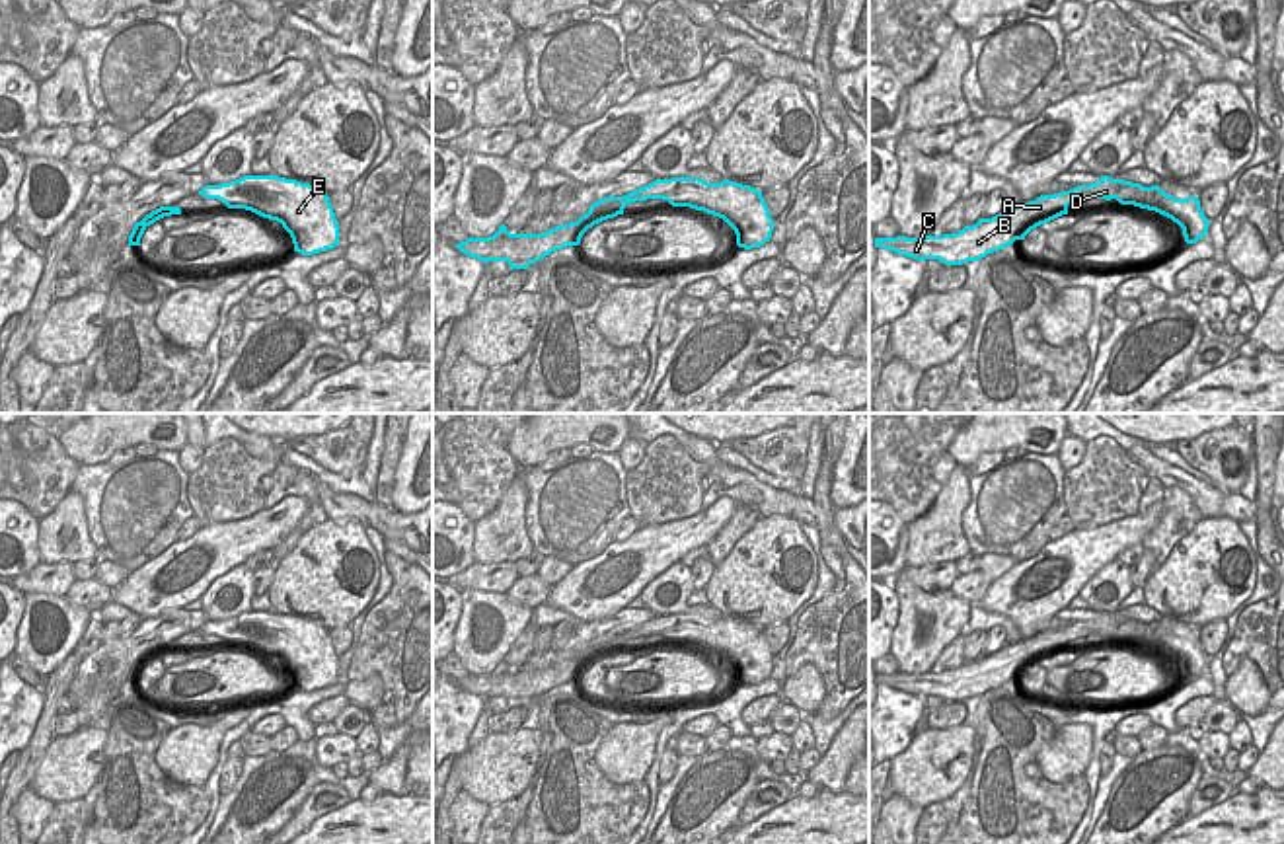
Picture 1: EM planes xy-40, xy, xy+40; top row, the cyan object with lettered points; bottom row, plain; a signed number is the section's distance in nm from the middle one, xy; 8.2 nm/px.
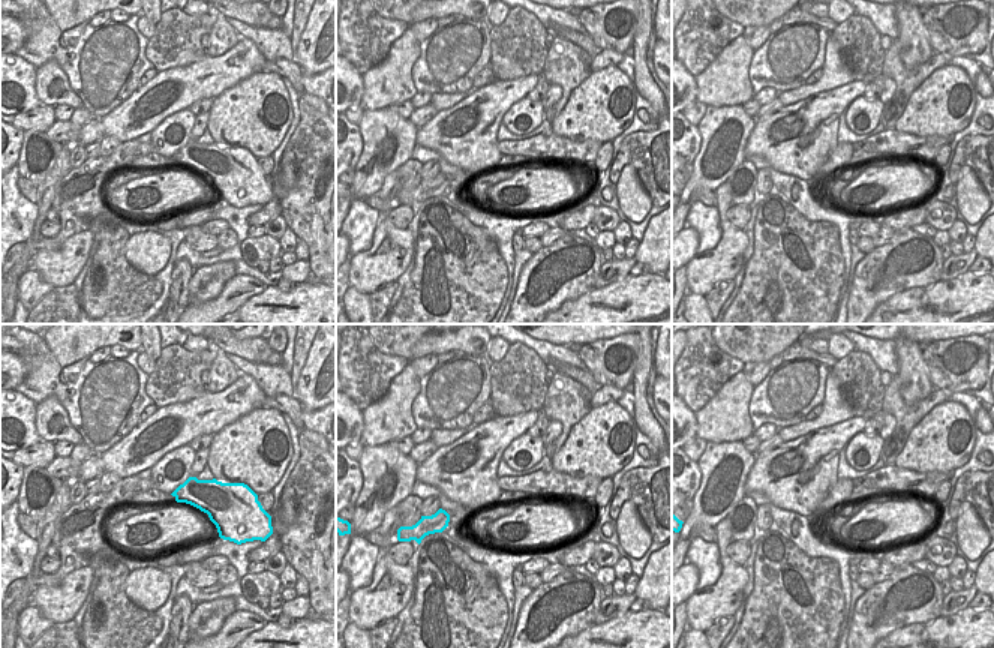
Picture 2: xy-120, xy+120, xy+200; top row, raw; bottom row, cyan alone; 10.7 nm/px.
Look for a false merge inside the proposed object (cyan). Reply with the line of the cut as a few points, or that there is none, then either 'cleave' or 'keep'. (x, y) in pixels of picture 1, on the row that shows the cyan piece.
no cut | keep

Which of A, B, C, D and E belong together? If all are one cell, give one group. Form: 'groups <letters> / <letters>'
groups A B C D E

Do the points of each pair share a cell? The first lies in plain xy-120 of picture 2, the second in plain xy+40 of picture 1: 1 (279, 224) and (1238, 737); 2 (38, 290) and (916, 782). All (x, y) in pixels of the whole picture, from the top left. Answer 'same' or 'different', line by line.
1: different
2: different

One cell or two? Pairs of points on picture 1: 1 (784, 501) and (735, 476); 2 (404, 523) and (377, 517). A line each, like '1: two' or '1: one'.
1: one
2: one

